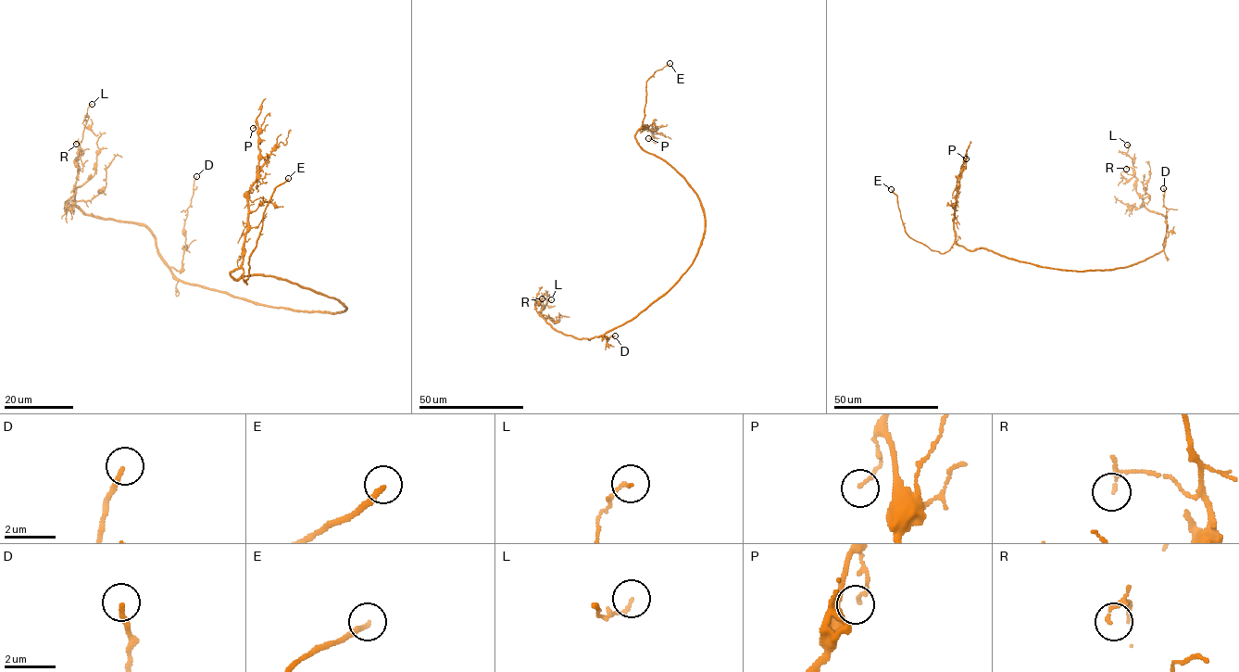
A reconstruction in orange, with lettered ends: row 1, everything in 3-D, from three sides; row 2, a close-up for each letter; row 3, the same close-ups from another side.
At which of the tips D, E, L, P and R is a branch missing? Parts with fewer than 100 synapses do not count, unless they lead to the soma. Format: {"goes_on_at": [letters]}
{"goes_on_at": ["E"]}

